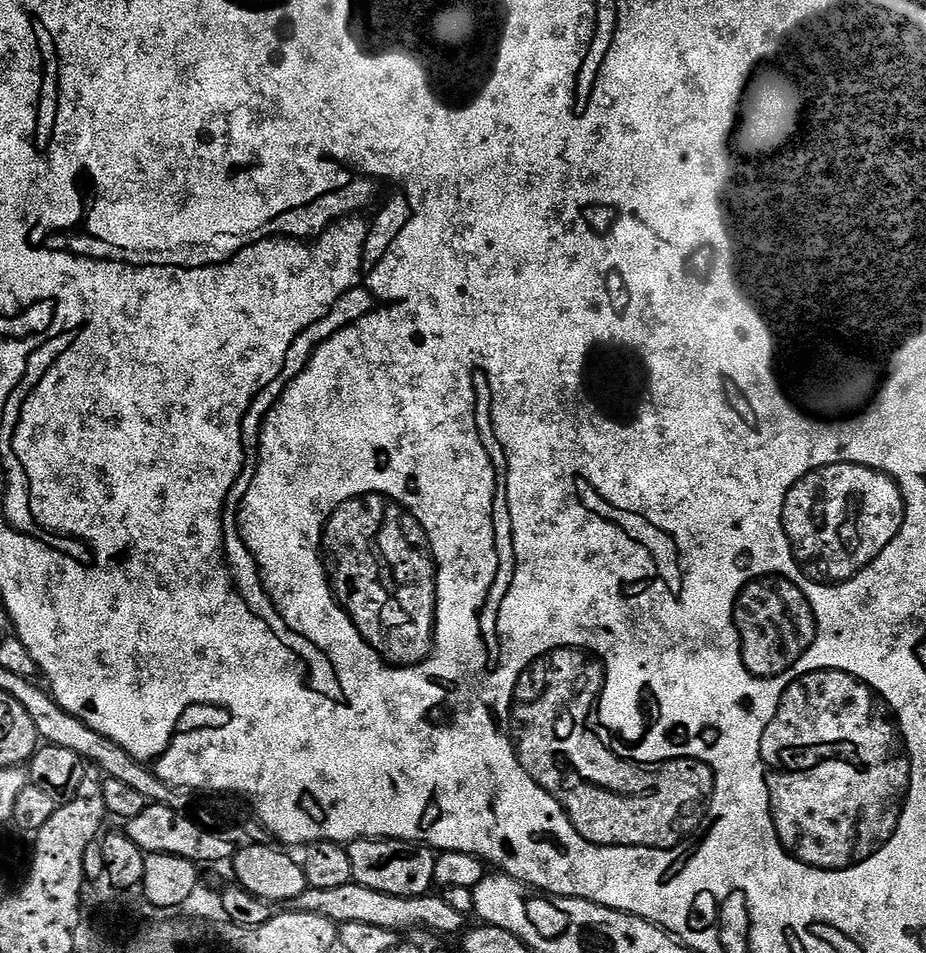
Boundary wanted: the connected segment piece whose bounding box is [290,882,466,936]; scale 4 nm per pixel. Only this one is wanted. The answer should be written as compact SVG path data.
M355 882L331 890L307 888L298 898L290 901L290 908L294 912L322 914L322 918L330 918L337 926L346 922L367 922L369 926L383 926L386 930L394 930L401 934L407 933L407 928L425 928L428 932L452 936L455 932L463 933L466 928L466 917L454 910L450 902L444 900L443 895L402 898L394 894L382 894L382 890L370 890Z

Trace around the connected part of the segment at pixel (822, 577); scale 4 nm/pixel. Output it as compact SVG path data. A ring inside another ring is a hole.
M828 460L825 464L812 464L812 468L807 468L805 472L800 472L788 488L784 488L784 500L780 500L780 536L784 536L784 544L788 544L788 556L792 556L792 564L796 564L796 572L808 580L815 588L848 588L848 584L853 584L900 540L900 532L904 532L904 524L908 524L908 496L904 492L904 484L888 472L888 468L876 468L876 464L864 464L864 460Z

